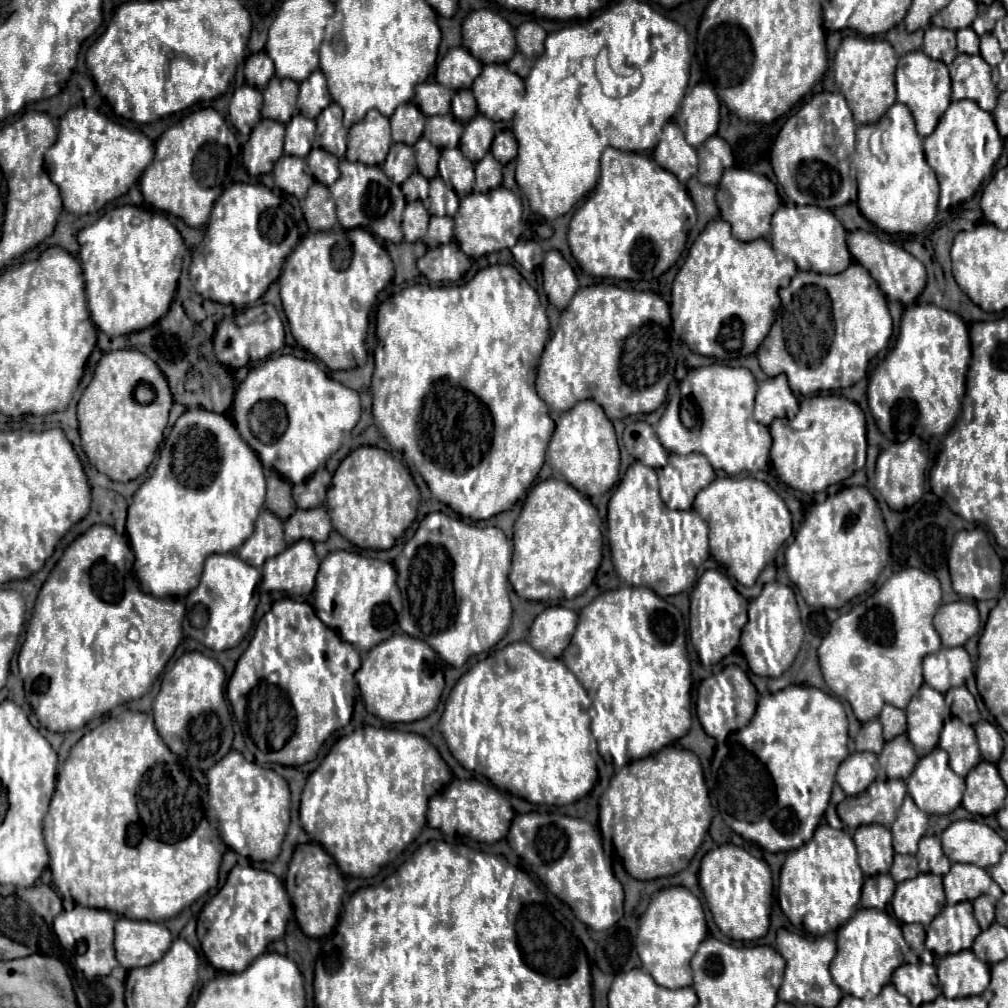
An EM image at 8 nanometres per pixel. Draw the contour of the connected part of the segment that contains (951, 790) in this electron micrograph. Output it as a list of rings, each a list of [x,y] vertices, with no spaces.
[[[935,748],[933,752],[929,752],[927,756],[919,758],[915,770],[911,772],[911,776],[907,778],[907,790],[911,794],[911,798],[915,800],[915,804],[919,806],[919,810],[927,812],[927,814],[949,814],[953,812],[963,798],[963,778],[957,776],[947,762],[947,752],[943,752],[941,748]]]

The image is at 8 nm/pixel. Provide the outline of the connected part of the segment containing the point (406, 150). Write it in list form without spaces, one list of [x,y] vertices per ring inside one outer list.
[[[393,144],[383,164],[383,170],[391,180],[395,180],[395,184],[403,184],[415,172],[413,148],[407,144]]]

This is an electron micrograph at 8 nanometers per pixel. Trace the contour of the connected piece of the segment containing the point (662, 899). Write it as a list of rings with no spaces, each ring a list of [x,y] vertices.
[[[671,886],[663,888],[651,898],[645,914],[639,920],[639,934],[635,942],[643,968],[653,976],[653,980],[659,986],[675,990],[691,986],[693,976],[689,960],[697,952],[705,936],[707,936],[707,924],[699,898],[683,886]]]

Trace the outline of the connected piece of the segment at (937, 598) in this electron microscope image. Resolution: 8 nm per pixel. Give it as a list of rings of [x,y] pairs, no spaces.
[[[903,568],[893,574],[875,594],[857,602],[847,614],[841,614],[829,628],[829,634],[819,646],[819,664],[823,678],[829,690],[847,700],[853,708],[853,714],[859,722],[867,722],[879,716],[885,704],[905,708],[911,696],[923,684],[921,662],[927,654],[933,654],[941,648],[941,638],[933,628],[933,616],[941,606],[941,584],[935,576],[919,568]]]

